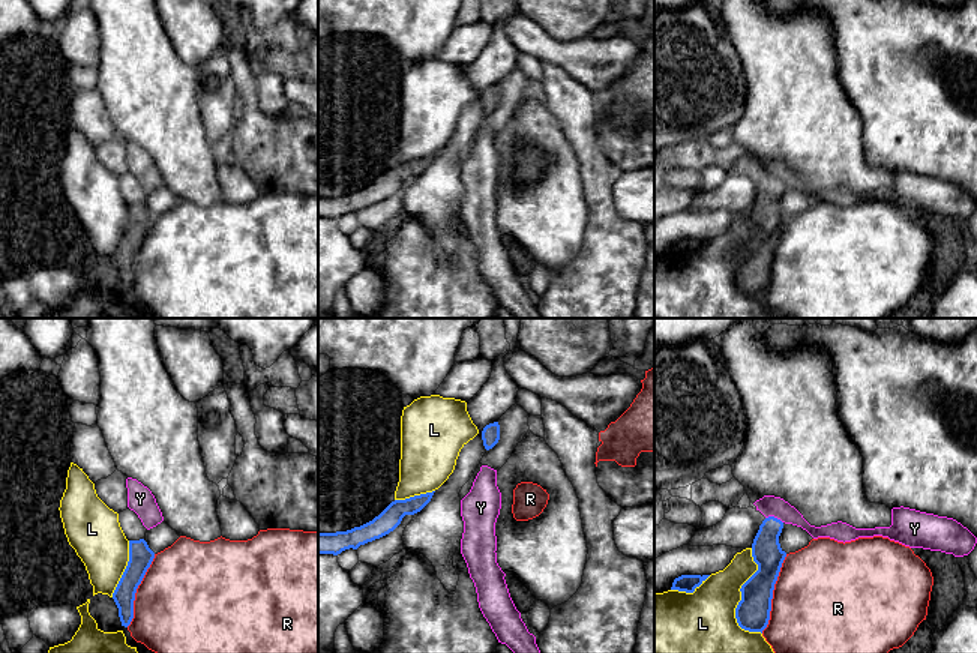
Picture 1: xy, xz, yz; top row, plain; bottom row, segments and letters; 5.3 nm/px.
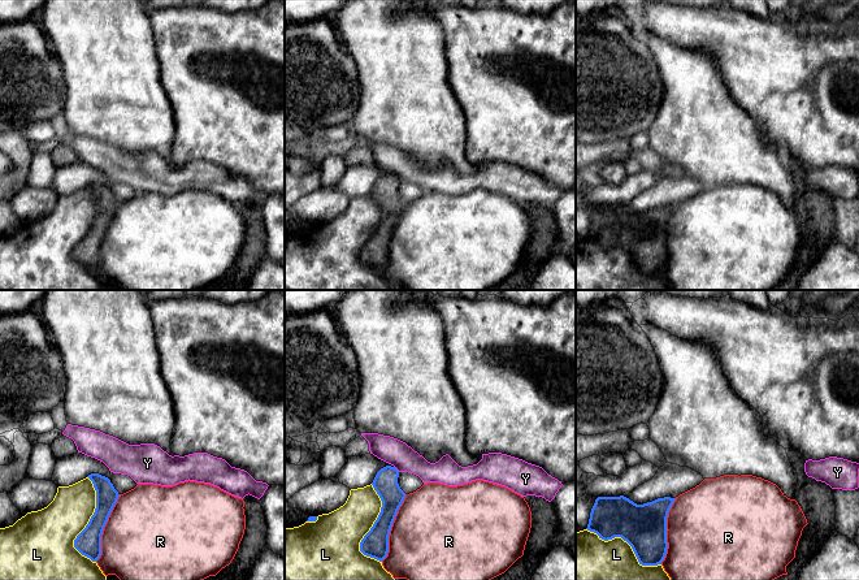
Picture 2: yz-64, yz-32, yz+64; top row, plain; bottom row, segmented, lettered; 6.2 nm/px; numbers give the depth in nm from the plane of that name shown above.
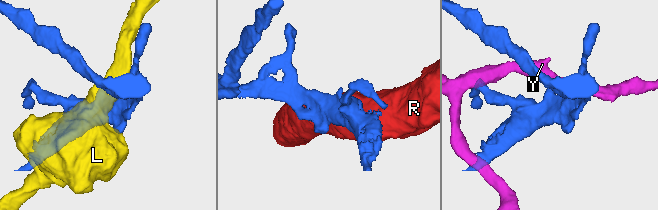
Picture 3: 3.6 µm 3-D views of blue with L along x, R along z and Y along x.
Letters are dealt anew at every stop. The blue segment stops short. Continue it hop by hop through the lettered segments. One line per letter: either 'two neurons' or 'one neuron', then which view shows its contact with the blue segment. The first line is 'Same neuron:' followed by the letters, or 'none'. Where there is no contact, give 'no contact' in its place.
Same neuron: none
L: two neurons; contact in yz
R: two neurons; contact in yz
Y: two neurons; contact in yz

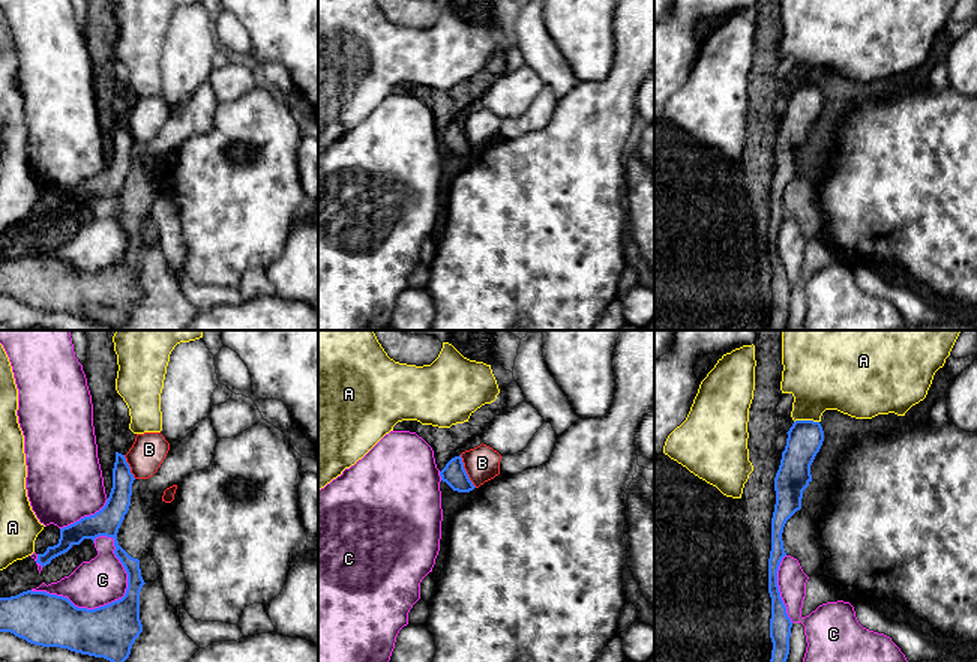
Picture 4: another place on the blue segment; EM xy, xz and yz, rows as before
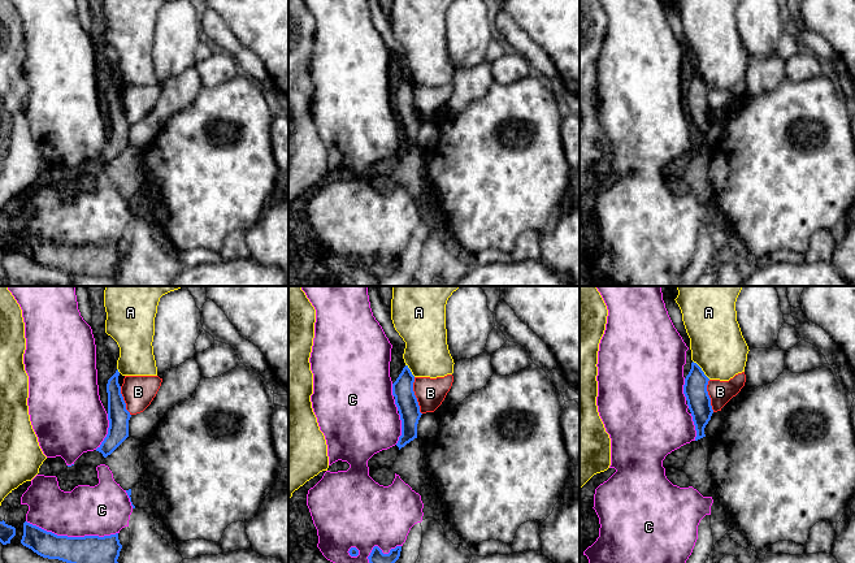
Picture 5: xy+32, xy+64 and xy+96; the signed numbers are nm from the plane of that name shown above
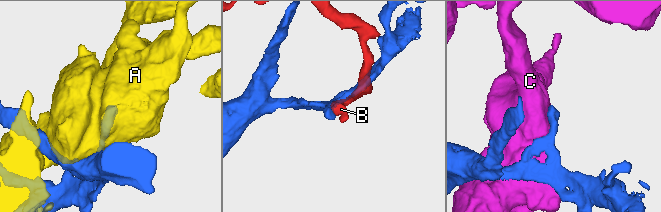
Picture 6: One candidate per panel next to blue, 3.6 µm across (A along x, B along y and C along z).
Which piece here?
Same neuron: none
A: two neurons; contact in yz
B: two neurons; contact in xz
C: two neurons; contact in xy

